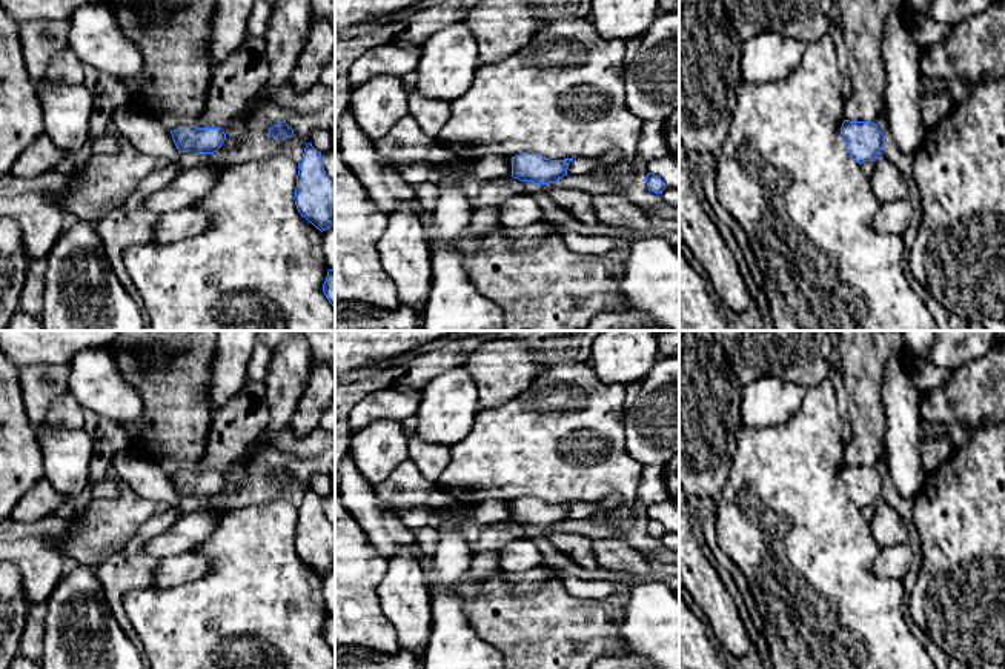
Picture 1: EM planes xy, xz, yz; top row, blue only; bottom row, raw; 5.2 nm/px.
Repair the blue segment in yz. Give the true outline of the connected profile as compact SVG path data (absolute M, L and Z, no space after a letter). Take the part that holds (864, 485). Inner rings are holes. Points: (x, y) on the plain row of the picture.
M844 464L841 480L847 489L848 498L859 509L874 506L885 489L885 480L873 466Z

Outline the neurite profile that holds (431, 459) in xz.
M415 432L409 437L409 458L426 480L438 483L441 472L450 461L450 451L444 444L421 440Z

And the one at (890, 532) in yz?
M882 497L874 503L870 529L881 548L873 572L881 578L904 580L913 560L911 546L907 543L907 524Z

